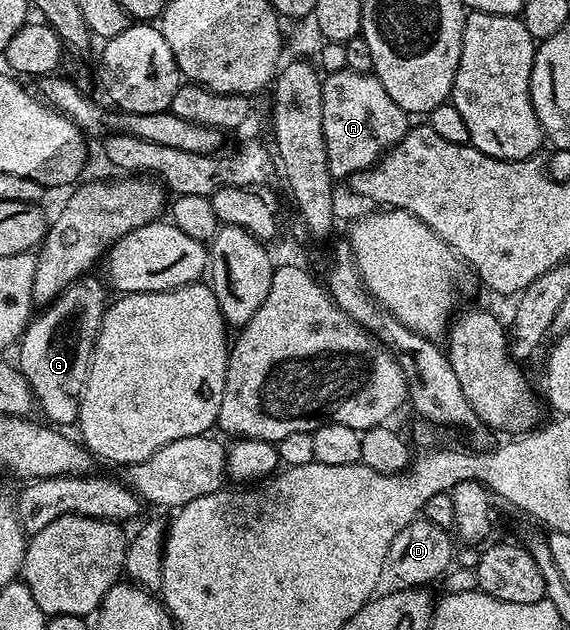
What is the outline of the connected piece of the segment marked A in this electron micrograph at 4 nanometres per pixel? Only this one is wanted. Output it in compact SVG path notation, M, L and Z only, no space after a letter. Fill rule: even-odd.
M342 68L336 72L326 73L323 81L323 129L325 130L325 146L327 147L327 157L329 158L329 170L332 177L336 181L346 181L354 174L354 172L365 172L368 168L372 168L380 156L387 151L388 148L392 148L401 137L403 137L409 127L408 113L401 110L401 106L397 106L397 102L393 102L393 98L389 98L389 94L385 94L385 86L381 86L379 79L375 77L371 72L359 73L355 72L351 68Z

